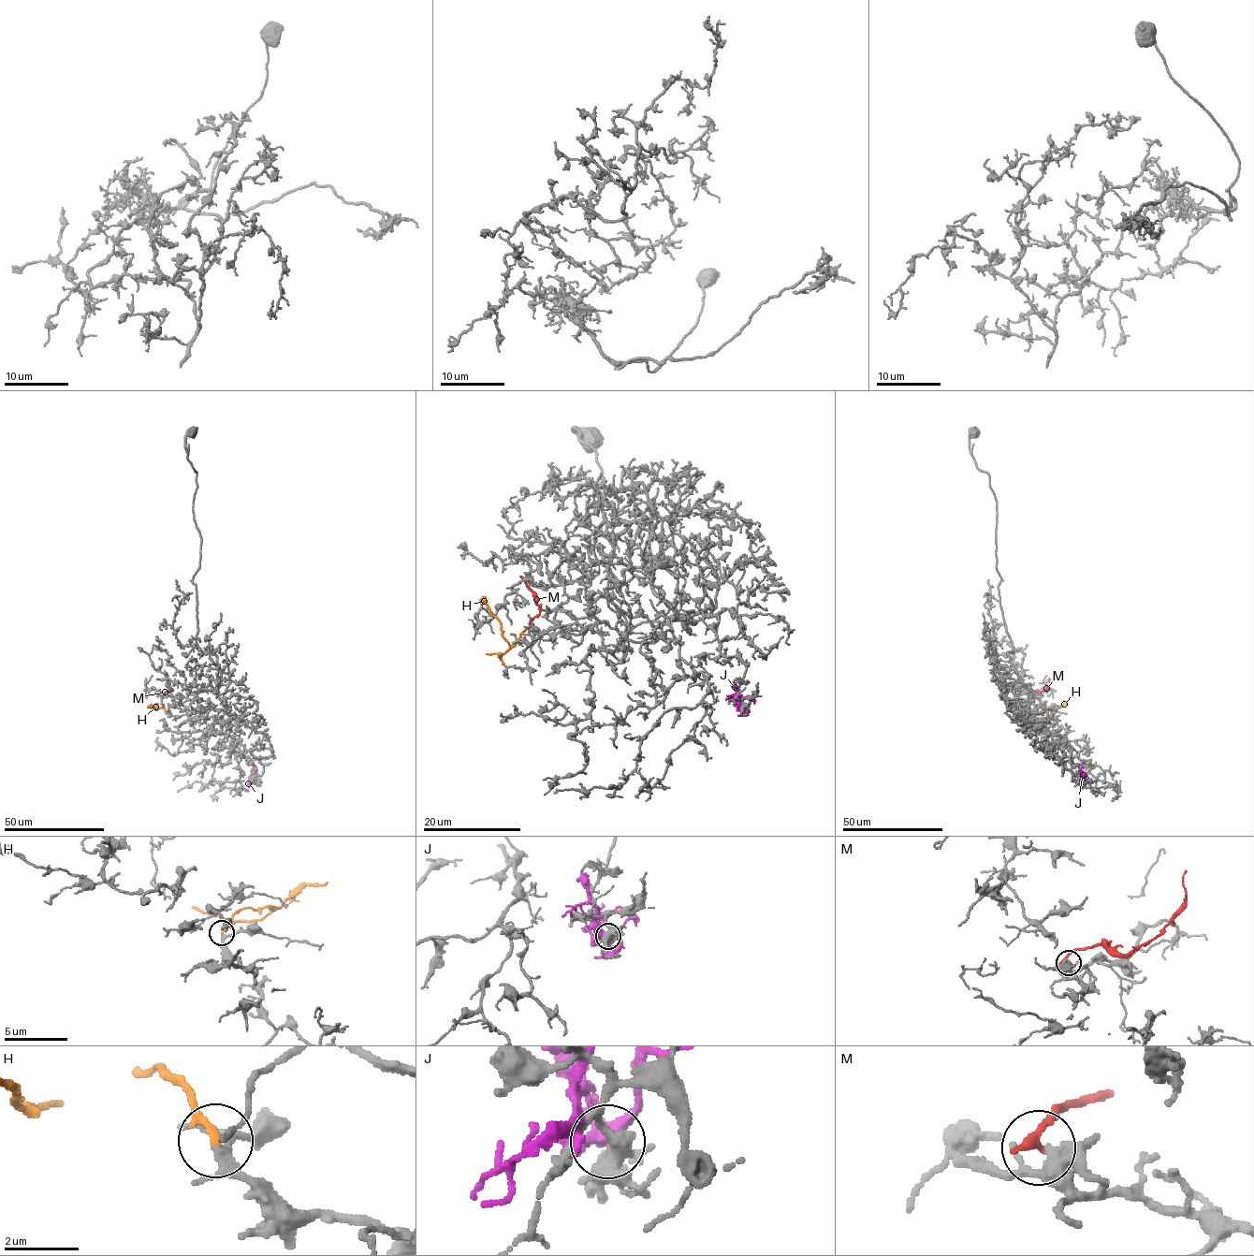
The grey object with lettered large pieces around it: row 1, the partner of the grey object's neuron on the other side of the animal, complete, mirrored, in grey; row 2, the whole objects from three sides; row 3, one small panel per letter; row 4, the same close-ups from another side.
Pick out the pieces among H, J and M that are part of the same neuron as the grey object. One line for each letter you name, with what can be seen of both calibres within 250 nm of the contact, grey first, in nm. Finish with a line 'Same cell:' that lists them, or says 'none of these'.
H: calibres 180 and 190 nm
Same cell: H

